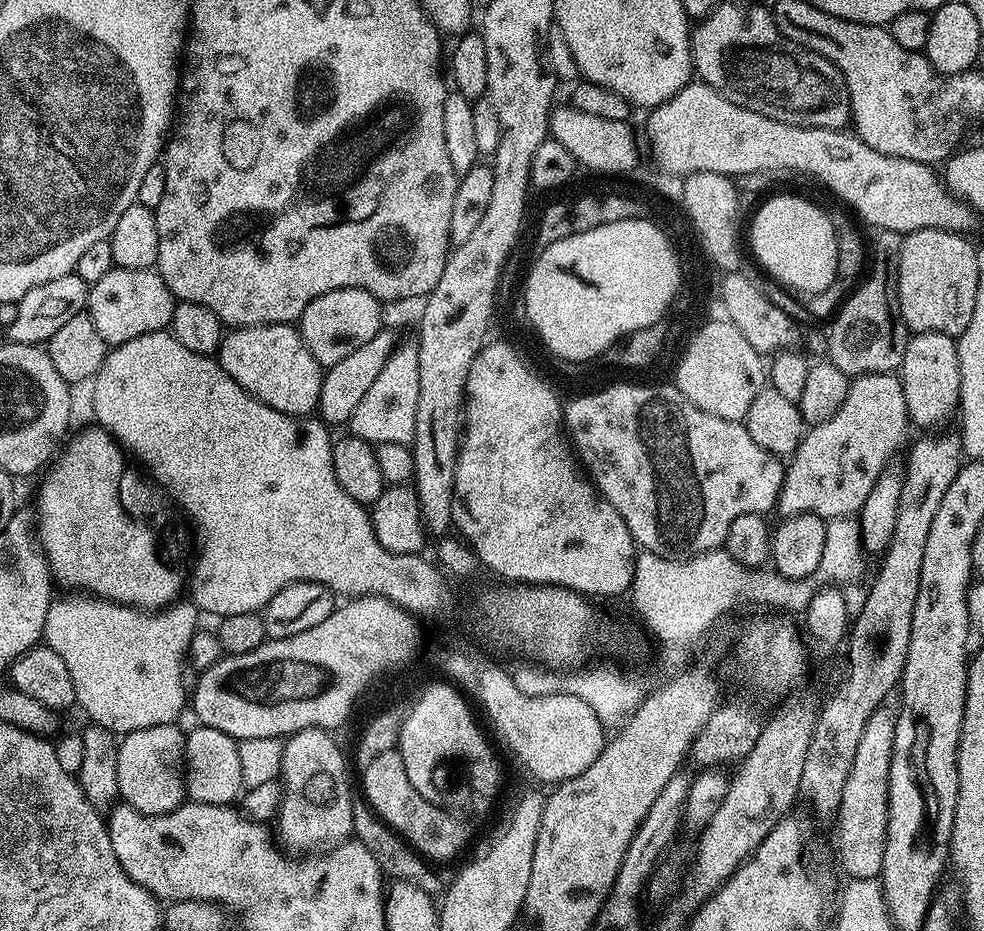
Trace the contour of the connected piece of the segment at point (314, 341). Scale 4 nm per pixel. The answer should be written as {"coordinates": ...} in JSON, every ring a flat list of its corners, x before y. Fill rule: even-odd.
{"coordinates":[[339,288,330,290,310,302,298,321,298,331,304,345,314,354,322,366,342,362,346,354,354,354,358,346,370,342,382,327,380,321,381,301,361,288]]}

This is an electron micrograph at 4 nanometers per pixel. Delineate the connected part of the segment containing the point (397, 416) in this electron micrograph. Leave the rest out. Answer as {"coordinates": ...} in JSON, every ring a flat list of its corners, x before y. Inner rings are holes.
{"coordinates":[[401,343,392,357,382,366,382,374,374,378,374,386,366,390,358,410,350,421,350,432,375,446,386,442,411,445,414,438,414,414,418,410,418,354,415,343]]}

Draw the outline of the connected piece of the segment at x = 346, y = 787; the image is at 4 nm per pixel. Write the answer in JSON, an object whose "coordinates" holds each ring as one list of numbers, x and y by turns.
{"coordinates":[[304,728,283,741,280,776,284,797,278,813,278,836,300,854,326,852,353,835,354,793,348,781,348,768,344,765,344,752,332,736,335,735,323,728]]}

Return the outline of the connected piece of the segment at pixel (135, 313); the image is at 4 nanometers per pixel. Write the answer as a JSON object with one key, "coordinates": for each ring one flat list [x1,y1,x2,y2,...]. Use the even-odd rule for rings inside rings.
{"coordinates":[[113,266,103,278,88,289,86,311,98,334,109,346,125,344,151,332,163,332,172,323,177,301,160,273,143,268,126,270]]}

